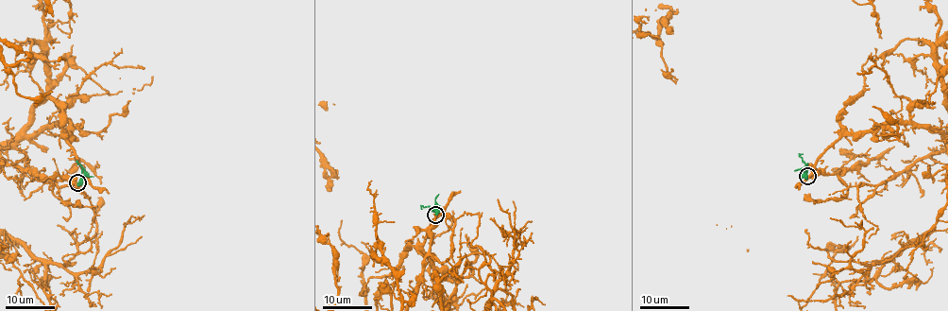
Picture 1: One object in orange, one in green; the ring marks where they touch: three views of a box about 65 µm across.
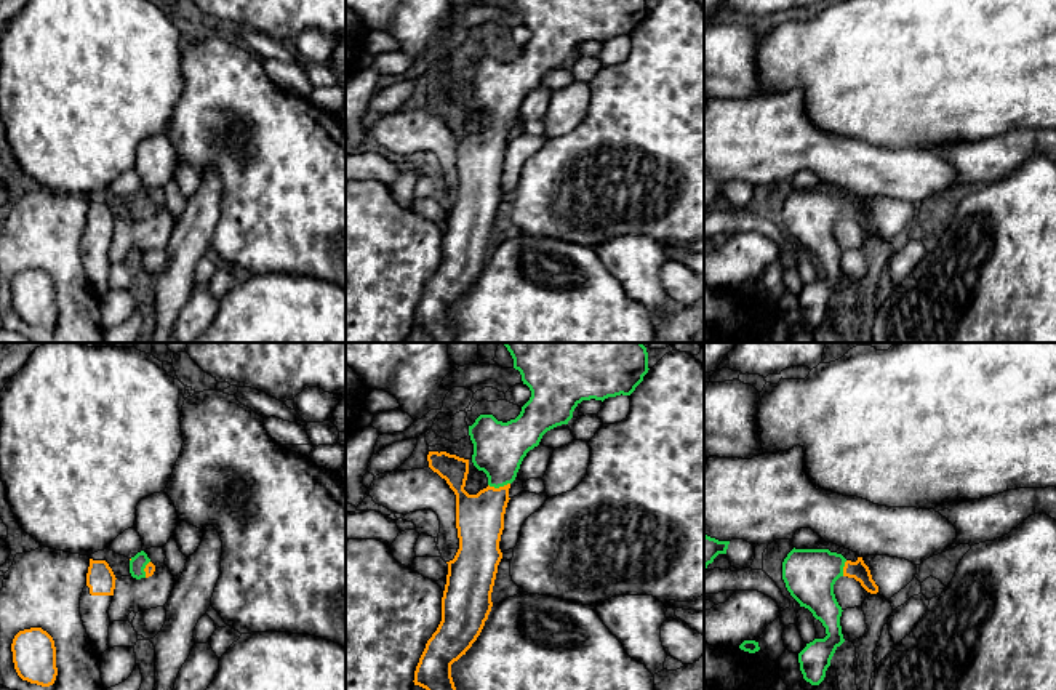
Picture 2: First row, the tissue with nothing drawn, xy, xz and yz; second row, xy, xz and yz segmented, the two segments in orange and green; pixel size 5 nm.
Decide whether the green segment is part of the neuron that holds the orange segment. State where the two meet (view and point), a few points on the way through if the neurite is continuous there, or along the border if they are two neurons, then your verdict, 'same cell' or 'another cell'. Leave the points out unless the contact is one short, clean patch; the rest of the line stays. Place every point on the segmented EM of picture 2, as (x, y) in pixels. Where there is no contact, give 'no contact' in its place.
xz (500, 487) | across xz (479, 517), (500, 487), (500, 447) | same cell

